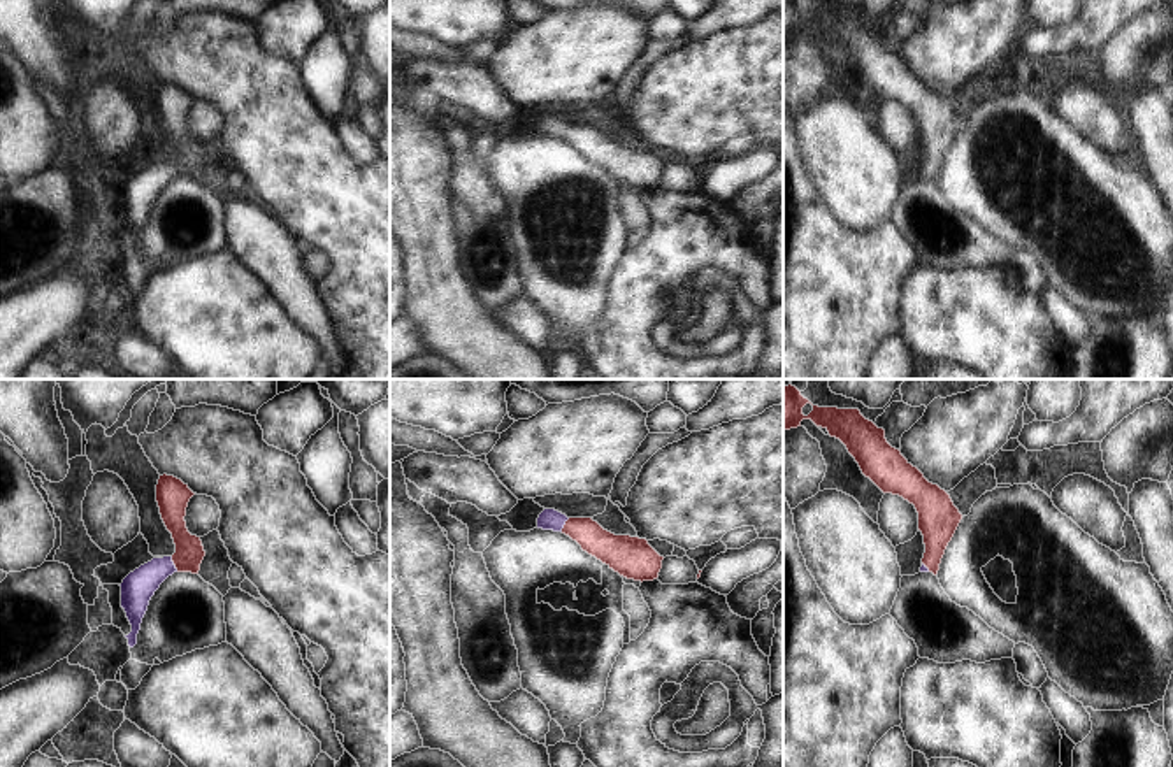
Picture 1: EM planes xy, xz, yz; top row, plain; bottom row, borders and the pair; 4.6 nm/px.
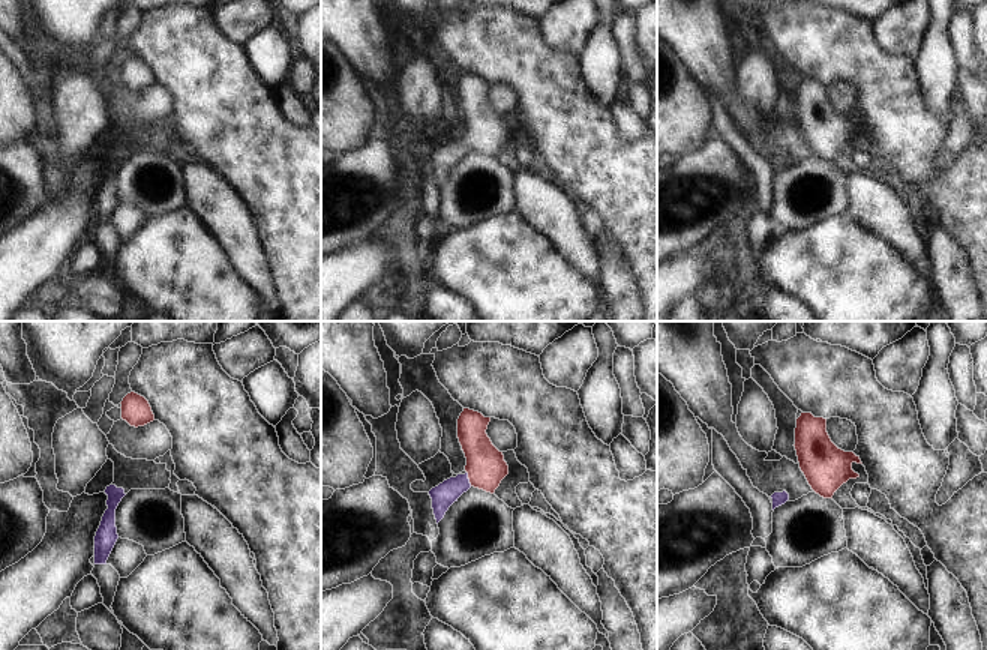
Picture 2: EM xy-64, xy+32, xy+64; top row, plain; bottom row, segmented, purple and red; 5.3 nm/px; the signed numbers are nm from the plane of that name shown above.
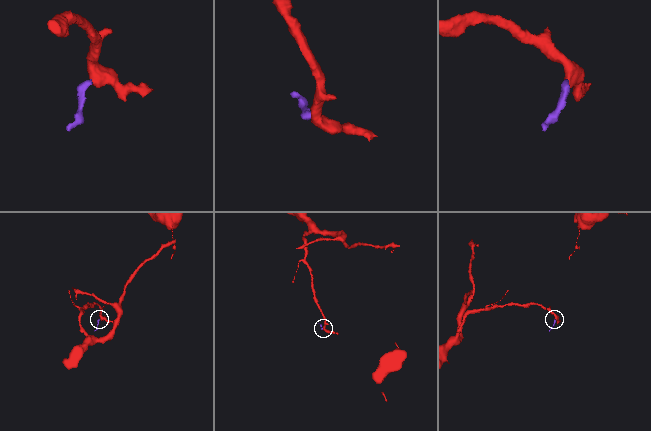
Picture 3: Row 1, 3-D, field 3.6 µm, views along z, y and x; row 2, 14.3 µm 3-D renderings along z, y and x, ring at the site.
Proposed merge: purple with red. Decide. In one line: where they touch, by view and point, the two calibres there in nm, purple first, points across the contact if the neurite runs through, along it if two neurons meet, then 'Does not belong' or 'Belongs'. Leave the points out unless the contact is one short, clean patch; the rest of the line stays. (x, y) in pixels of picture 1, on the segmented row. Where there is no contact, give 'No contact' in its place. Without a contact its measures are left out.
Touches purple at xy (172, 564). Thickness 150 nm (purple) against 130 nm. Path across: xy (137, 588), (153, 573), (172, 564), (188, 555). Belongs.

